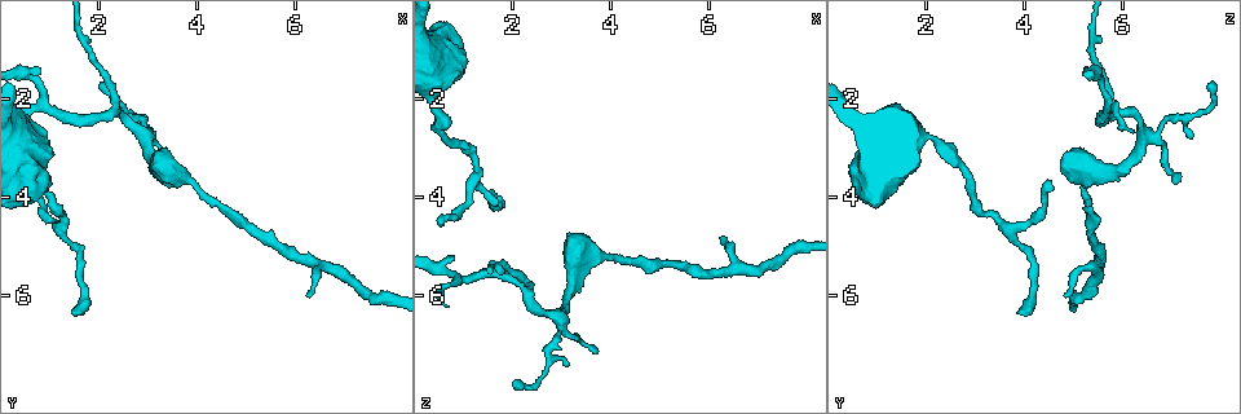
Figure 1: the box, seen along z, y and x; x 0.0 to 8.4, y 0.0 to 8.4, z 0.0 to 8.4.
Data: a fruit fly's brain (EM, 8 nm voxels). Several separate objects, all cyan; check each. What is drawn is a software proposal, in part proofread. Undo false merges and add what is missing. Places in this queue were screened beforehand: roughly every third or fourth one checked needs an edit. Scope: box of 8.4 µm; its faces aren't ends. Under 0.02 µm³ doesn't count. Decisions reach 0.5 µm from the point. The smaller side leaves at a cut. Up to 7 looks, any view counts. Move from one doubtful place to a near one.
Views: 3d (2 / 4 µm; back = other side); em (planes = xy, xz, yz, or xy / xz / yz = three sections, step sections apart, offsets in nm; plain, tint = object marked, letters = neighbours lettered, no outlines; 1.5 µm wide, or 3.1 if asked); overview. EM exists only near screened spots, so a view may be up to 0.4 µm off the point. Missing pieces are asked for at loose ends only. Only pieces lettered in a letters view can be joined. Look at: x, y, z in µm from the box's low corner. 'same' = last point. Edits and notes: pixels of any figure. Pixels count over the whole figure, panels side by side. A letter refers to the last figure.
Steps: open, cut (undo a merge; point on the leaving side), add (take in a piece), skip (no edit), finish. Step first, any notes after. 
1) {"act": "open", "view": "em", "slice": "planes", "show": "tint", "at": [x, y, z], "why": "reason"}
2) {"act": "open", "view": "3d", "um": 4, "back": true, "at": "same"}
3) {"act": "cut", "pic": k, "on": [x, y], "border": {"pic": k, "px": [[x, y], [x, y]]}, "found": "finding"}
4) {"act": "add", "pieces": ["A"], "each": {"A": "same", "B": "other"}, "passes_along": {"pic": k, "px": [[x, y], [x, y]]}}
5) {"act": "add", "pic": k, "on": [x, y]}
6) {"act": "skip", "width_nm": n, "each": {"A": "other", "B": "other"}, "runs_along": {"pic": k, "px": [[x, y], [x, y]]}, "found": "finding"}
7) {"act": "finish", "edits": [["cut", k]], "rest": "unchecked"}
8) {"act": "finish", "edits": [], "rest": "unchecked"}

{"act": "open", "view": "3d", "um": 2, "at": [6.25, 6.05, 4.85], "why": "thin end"}

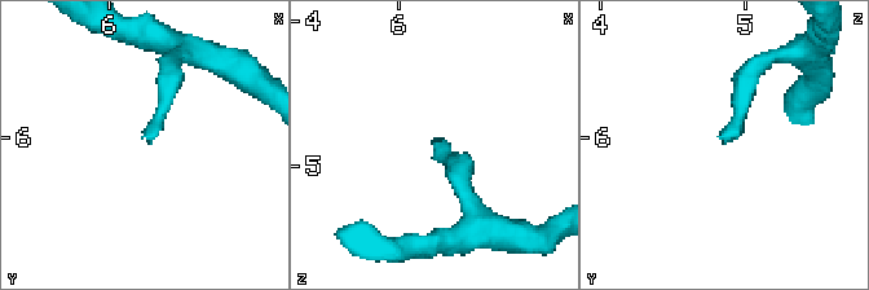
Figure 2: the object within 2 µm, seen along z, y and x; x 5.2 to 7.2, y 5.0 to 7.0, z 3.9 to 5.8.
{"act": "open", "view": "em", "slice": "xz", "step": 8, "show": "letters", "at": [6.26, 6.02, 4.82], "why": "now the EM"}

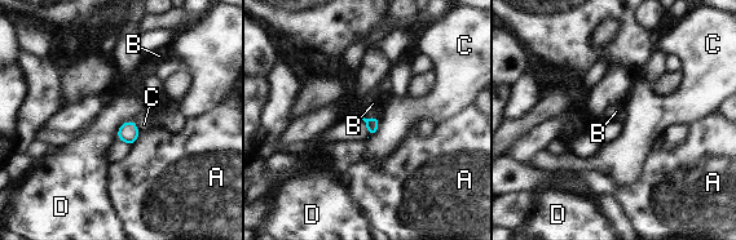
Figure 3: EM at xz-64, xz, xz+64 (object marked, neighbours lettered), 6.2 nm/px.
{"act": "add", "pieces": ["B"], "each": {"A": "other", "B": "same", "C": "other", "D": "other"}, "passes_along": {"pic": 3, "px": [[371, 123], [371, 118], [373, 103]]}, "found": "it goes on there"}

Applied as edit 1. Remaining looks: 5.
{"act": "open", "view": "em", "slice": "planes", "show": "plain", "at": [3.65, 3.70, 7.00], "why": "tapers out"}

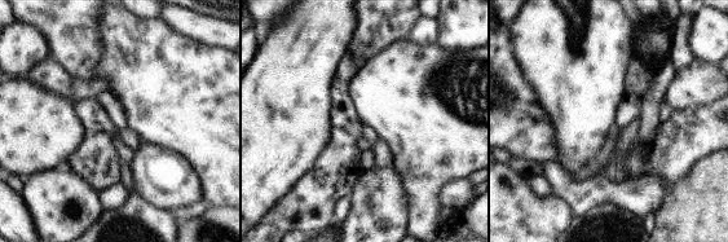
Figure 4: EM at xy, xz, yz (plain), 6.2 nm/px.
{"act": "open", "view": "em", "slice": "planes", "show": "letters", "at": "same", "why": "see the neighbours"}

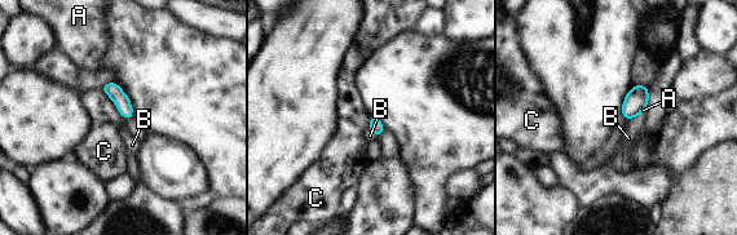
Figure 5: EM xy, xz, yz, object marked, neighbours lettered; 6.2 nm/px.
{"act": "skip", "each": {"A": "other", "B": "other", "C": "other"}, "border": {"pic": 5, "px": [[101, 89], [124, 119]]}, "found": "no lettered piece goes on from it"}

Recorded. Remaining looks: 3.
{"act": "open", "view": "3d", "um": 4, "back": true, "at": [2.15, 1.80, 7.75], "why": "tapers out"}

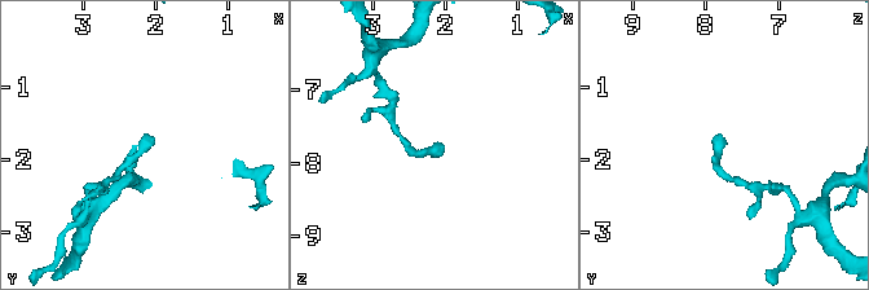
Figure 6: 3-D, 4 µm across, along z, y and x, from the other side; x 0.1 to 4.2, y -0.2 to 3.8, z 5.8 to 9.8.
{"act": "open", "view": "em", "slice": "yz", "step": 8, "show": "letters", "at": [2.10, 1.75, 7.65], "why": "need the tissue"}

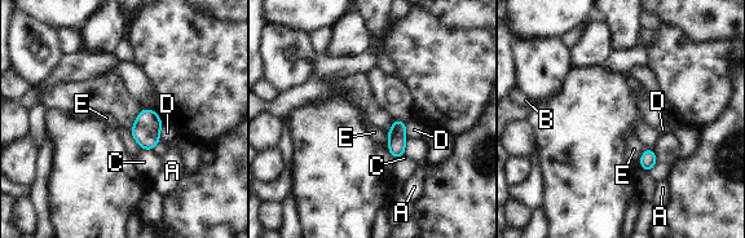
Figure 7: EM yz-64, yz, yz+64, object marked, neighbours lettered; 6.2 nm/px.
{"act": "open", "view": "em", "slice": "planes", "show": "letters", "at": "same"}

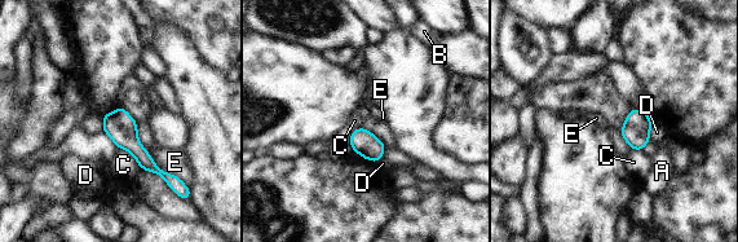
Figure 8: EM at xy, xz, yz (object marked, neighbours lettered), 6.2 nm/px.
{"act": "skip", "each": {"A": "other", "B": "other", "C": "other", "D": "other", "E": "other"}, "border": {"pic": 8, "px": [[118, 148], [126, 149], [141, 168]]}, "found": "no lettered piece goes on from it"}

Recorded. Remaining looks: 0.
{"act": "finish", "edits": [["add", 3]], "rest": "unchecked"}

